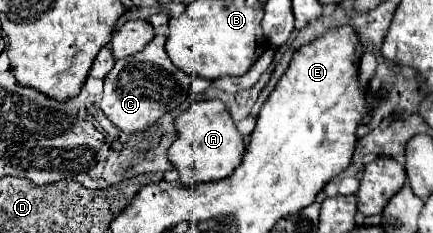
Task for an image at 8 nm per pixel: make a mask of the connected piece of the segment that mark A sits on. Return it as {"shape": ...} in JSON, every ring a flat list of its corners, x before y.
{"shape":[[219,99,213,101,195,101,185,113,175,119,177,141,169,147,169,161,181,175,181,183,185,187,193,187,199,183,211,183,229,177,243,159,245,139,237,131,229,111]]}

